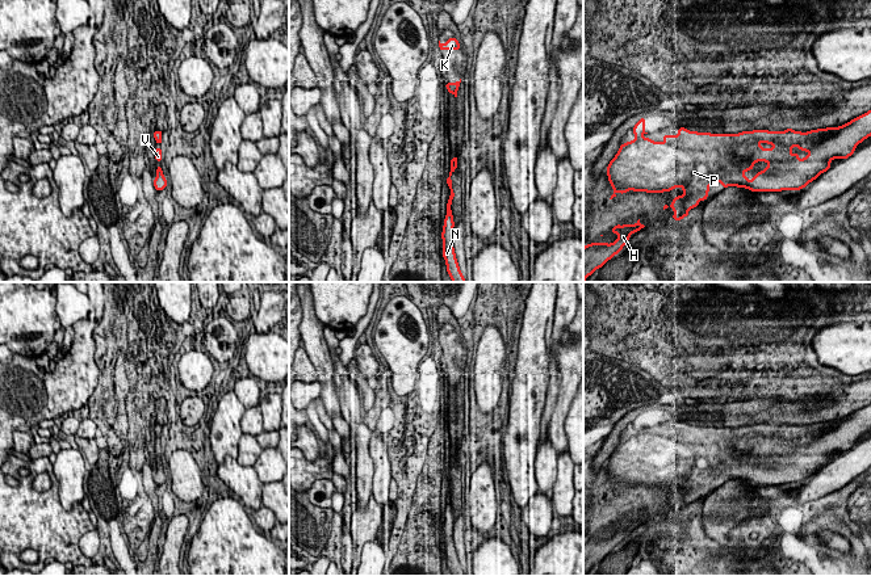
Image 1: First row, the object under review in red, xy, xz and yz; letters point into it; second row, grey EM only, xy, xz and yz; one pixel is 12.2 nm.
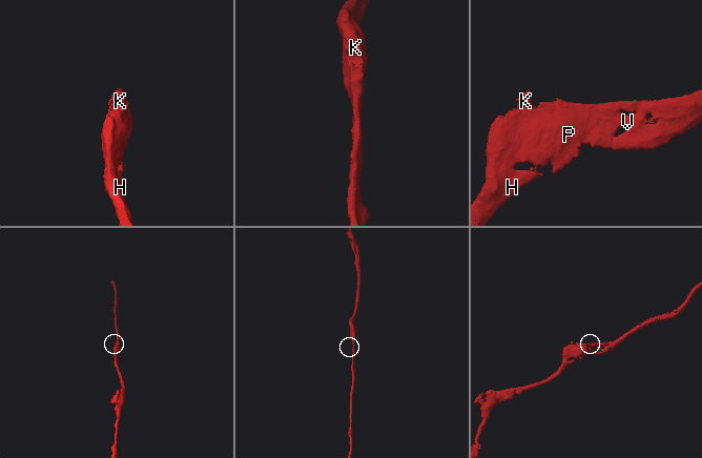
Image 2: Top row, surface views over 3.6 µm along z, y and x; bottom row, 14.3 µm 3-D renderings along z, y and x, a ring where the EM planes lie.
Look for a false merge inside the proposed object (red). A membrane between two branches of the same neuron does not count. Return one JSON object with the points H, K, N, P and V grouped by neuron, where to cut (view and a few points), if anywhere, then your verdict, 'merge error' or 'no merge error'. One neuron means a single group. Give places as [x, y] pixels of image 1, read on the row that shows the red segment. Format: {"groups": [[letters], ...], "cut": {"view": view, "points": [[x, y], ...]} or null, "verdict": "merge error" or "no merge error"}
{"groups": [["H", "K", "N", "P", "V"]], "cut": null, "verdict": "no merge error"}

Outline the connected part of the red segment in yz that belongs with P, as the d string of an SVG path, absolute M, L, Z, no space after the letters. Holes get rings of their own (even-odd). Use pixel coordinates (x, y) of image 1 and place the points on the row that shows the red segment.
M871 110L842 126L807 133L787 129L784 131L753 130L738 134L711 134L678 127L678 135L662 135L665 142L661 143L642 136L648 134L645 131L645 117L632 130L636 138L620 144L619 152L607 167L608 181L614 188L610 199L616 197L616 192L621 195L628 190L659 194L681 186L684 193L681 197L674 197L670 205L674 210L673 219L681 222L682 218L688 216L688 211L696 207L700 201L707 199L708 188L719 181L724 189L737 186L740 189L746 188L750 192L801 190L821 173L830 169L832 160L847 159L859 143L871 136ZM795 146L811 154L800 159L799 152L791 154ZM757 161L767 161L769 165L754 175L750 181L742 173L751 171Z

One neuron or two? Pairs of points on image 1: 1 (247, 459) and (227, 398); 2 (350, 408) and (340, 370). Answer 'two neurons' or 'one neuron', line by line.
1: two neurons
2: one neuron

